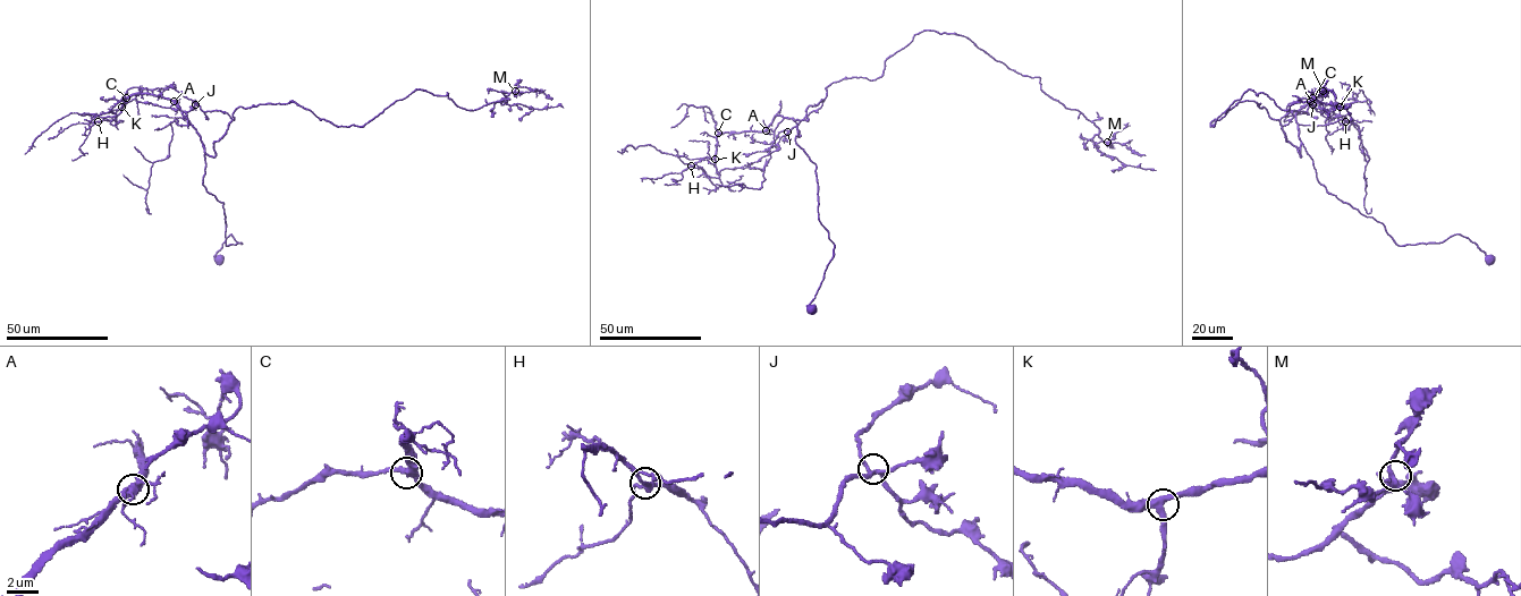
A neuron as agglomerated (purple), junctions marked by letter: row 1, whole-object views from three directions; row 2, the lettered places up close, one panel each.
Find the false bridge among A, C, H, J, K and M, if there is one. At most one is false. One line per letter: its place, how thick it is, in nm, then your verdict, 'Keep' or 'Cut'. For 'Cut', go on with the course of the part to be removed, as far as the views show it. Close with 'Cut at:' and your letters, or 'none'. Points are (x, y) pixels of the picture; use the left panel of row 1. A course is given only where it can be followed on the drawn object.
A: Place: (174, 101). Thickness 480 nm. Keep
C: Place: (126, 98). Thickness 400 nm. Keep
H: Place: (98, 121). Thickness 320 nm. Keep
J: Place: (195, 104). Thickness 280 nm. Keep
K: Place: (121, 107). Thickness 420 nm. Keep
M: Place: (515, 91). Thickness 280 nm. Keep
Cut at: none

